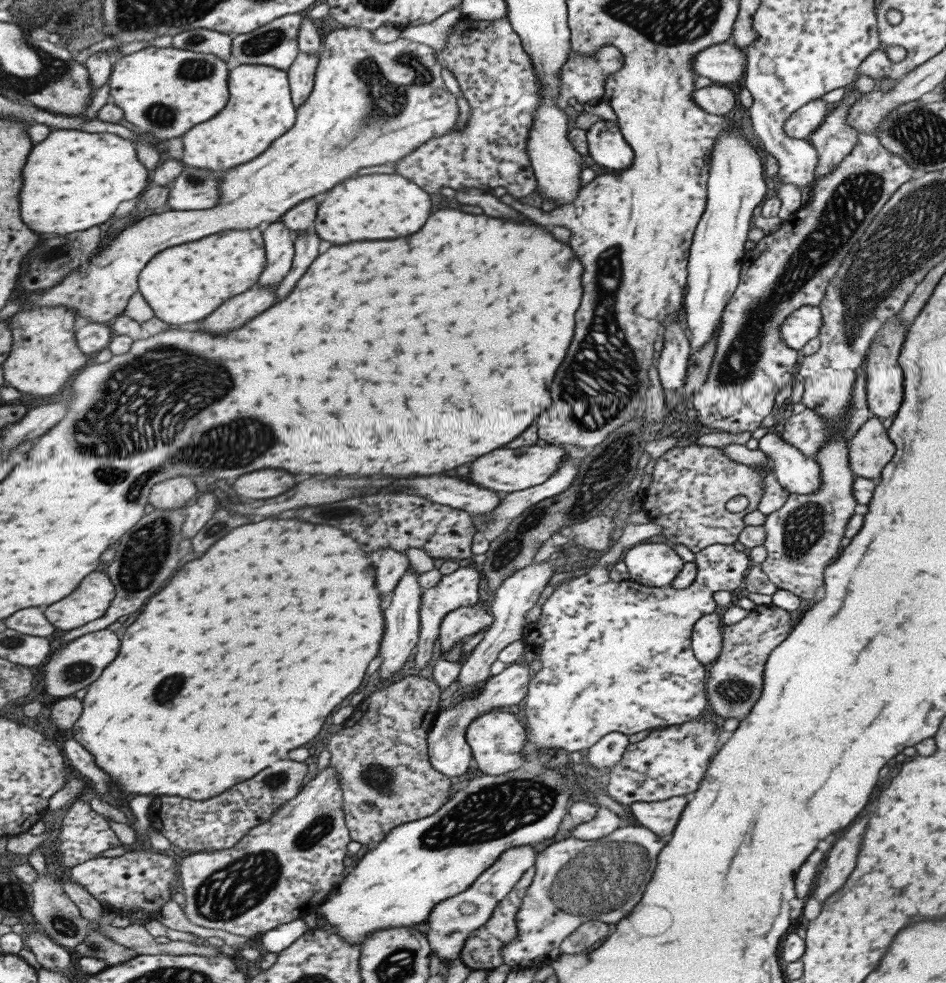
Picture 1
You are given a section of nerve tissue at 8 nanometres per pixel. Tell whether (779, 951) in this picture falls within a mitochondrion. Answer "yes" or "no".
no

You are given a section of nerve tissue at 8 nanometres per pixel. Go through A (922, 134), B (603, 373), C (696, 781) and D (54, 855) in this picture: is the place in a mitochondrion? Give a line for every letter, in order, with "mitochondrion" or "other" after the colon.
A: mitochondrion
B: mitochondrion
C: other
D: other

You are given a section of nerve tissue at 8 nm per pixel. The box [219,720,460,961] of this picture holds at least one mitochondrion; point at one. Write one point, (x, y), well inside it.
(384, 780)

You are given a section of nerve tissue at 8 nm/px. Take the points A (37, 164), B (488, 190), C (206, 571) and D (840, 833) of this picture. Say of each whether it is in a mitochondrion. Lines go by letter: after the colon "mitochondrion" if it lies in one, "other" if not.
A: other
B: other
C: other
D: other

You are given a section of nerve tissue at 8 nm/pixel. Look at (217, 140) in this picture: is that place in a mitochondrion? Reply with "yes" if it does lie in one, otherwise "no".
no

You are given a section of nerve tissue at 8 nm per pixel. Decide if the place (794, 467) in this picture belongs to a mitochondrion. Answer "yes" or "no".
no

